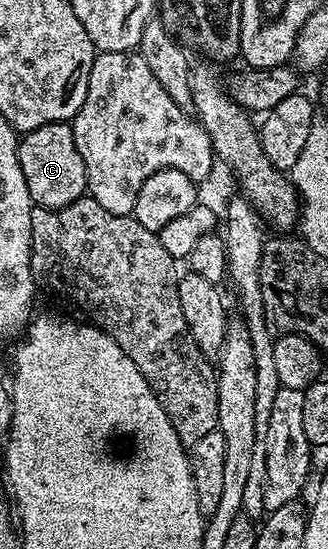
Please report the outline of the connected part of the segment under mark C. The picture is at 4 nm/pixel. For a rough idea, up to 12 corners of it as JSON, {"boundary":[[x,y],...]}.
{"boundary":[[65,121],[18,142],[31,202],[68,207],[86,193]]}

